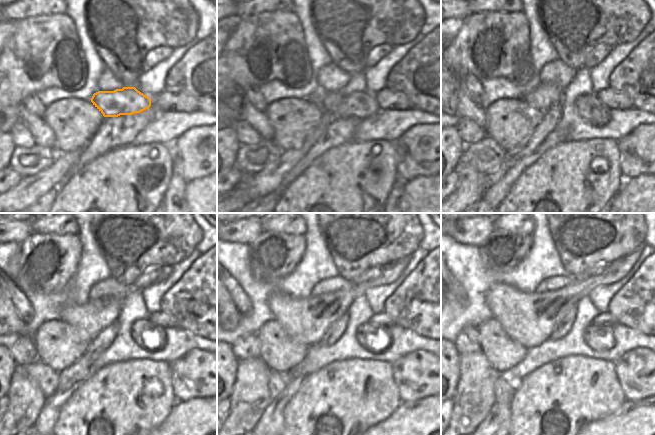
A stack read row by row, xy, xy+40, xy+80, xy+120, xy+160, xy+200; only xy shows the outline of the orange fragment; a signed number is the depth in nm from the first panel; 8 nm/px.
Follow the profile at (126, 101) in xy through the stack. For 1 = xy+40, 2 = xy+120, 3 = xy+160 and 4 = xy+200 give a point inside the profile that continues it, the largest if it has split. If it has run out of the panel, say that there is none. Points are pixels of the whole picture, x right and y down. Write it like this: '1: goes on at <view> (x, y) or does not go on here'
1: goes on at xy+40 (361, 104)
2: goes on at xy+120 (143, 332)
3: goes on at xy+160 (373, 337)
4: goes on at xy+200 (599, 337)

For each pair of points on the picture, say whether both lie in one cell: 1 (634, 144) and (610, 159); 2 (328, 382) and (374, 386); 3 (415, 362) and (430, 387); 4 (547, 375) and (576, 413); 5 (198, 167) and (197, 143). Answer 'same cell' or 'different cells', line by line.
1: different cells
2: same cell
3: same cell
4: same cell
5: same cell

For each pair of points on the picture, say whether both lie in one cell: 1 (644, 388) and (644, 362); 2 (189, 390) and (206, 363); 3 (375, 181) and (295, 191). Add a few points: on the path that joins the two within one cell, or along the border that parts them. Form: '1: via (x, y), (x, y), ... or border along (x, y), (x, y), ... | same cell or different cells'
1: via (644, 382), (644, 368) | same cell
2: via (189, 383), (200, 370) | same cell
3: via (355, 181), (352, 181), (342, 191), (315, 191) | same cell

